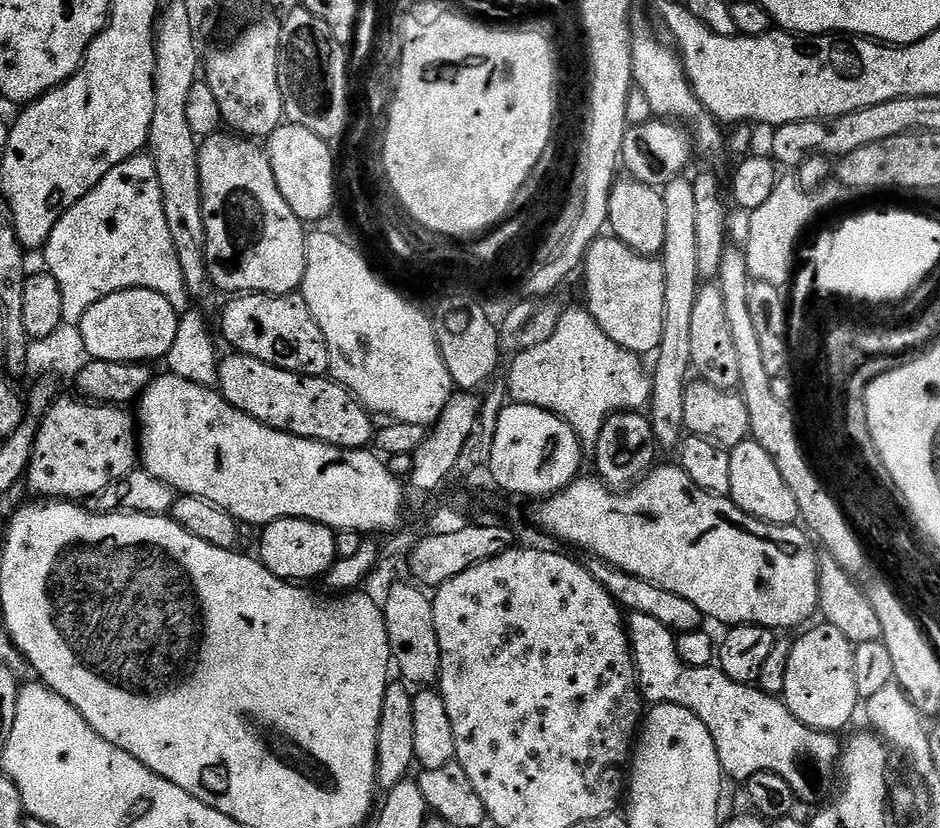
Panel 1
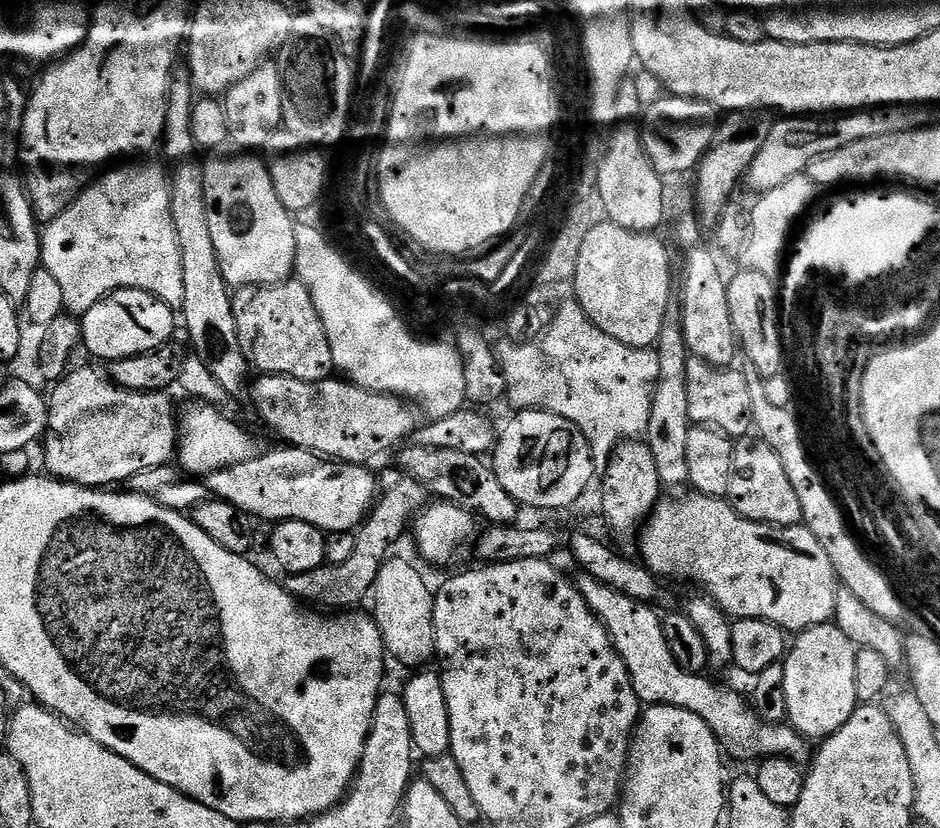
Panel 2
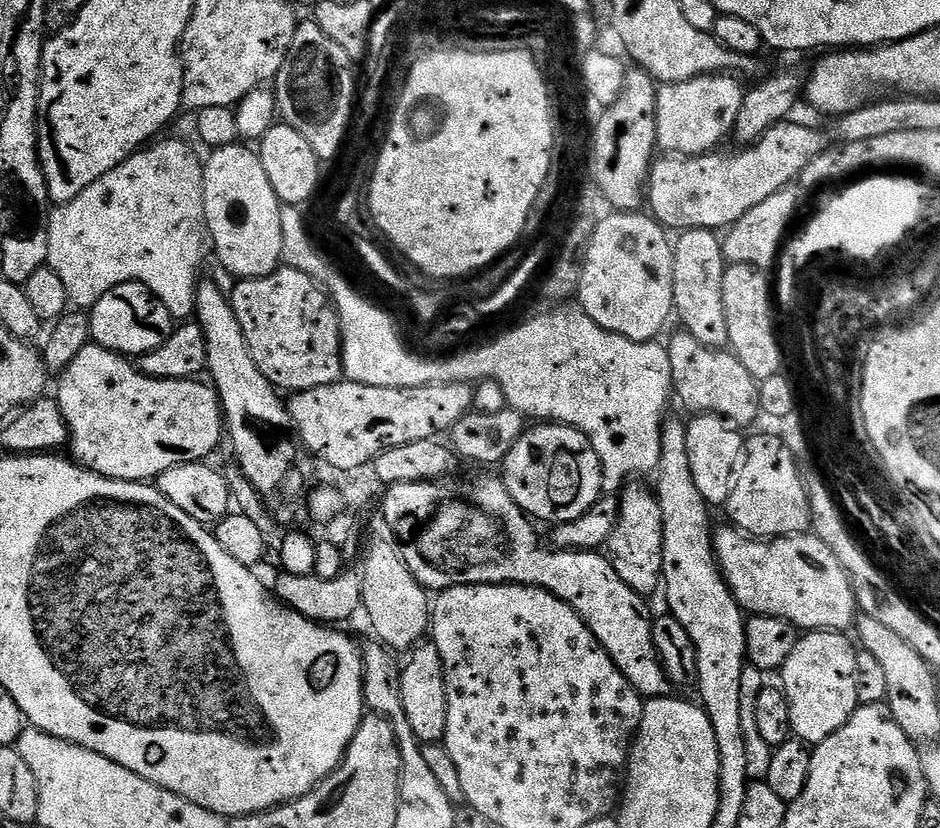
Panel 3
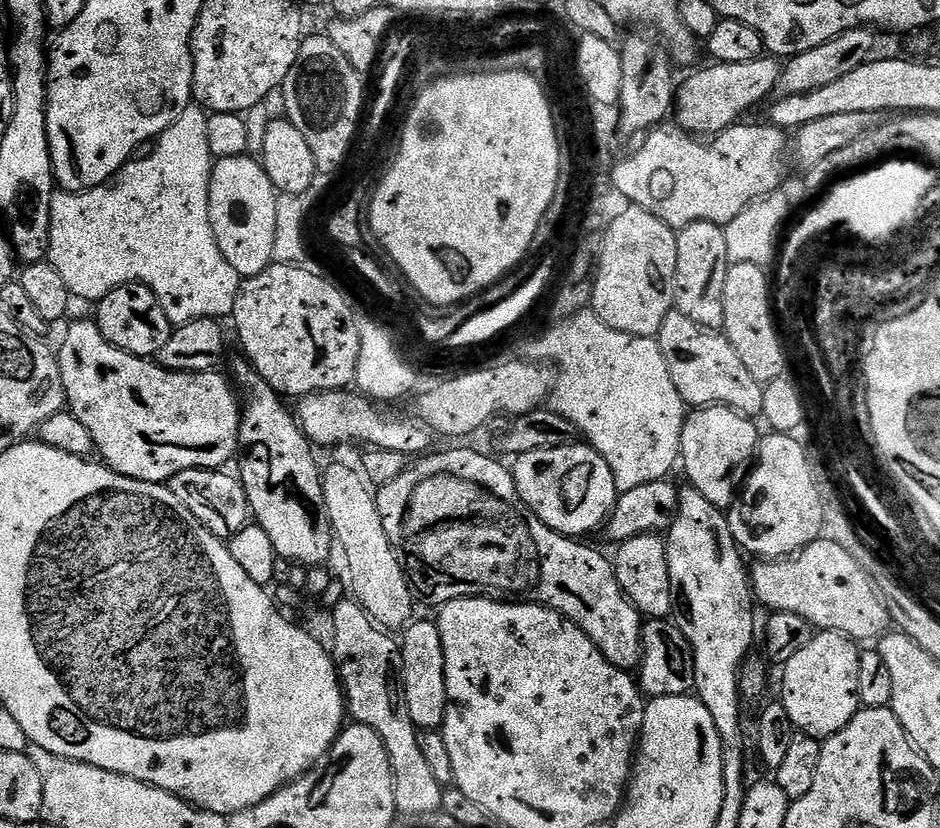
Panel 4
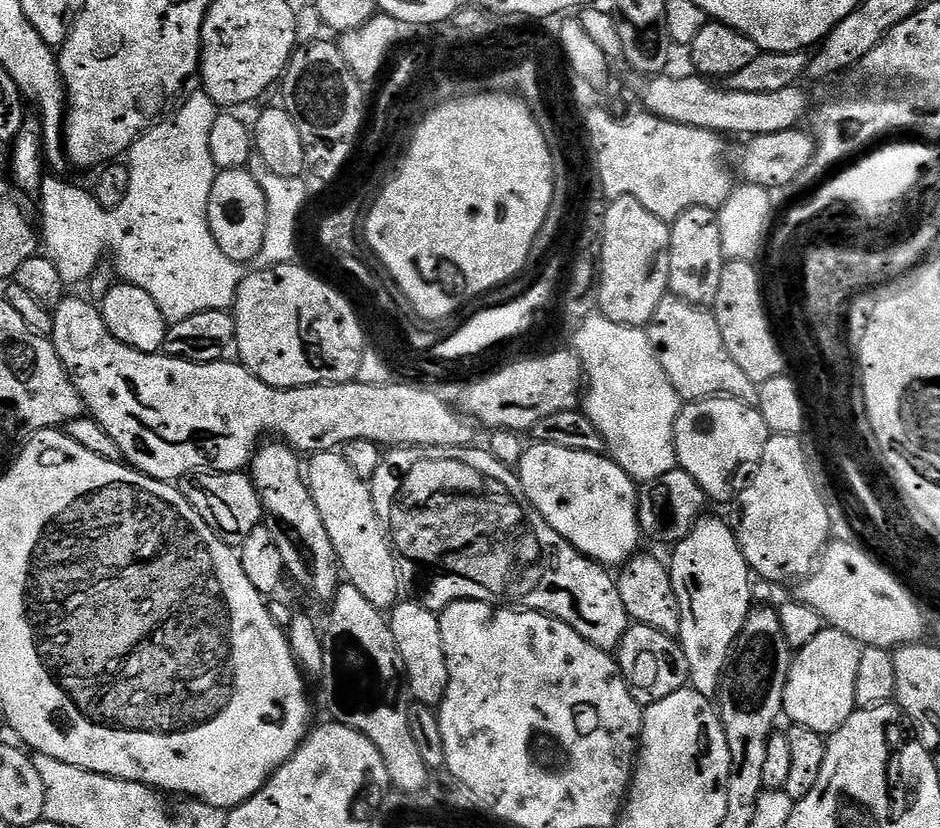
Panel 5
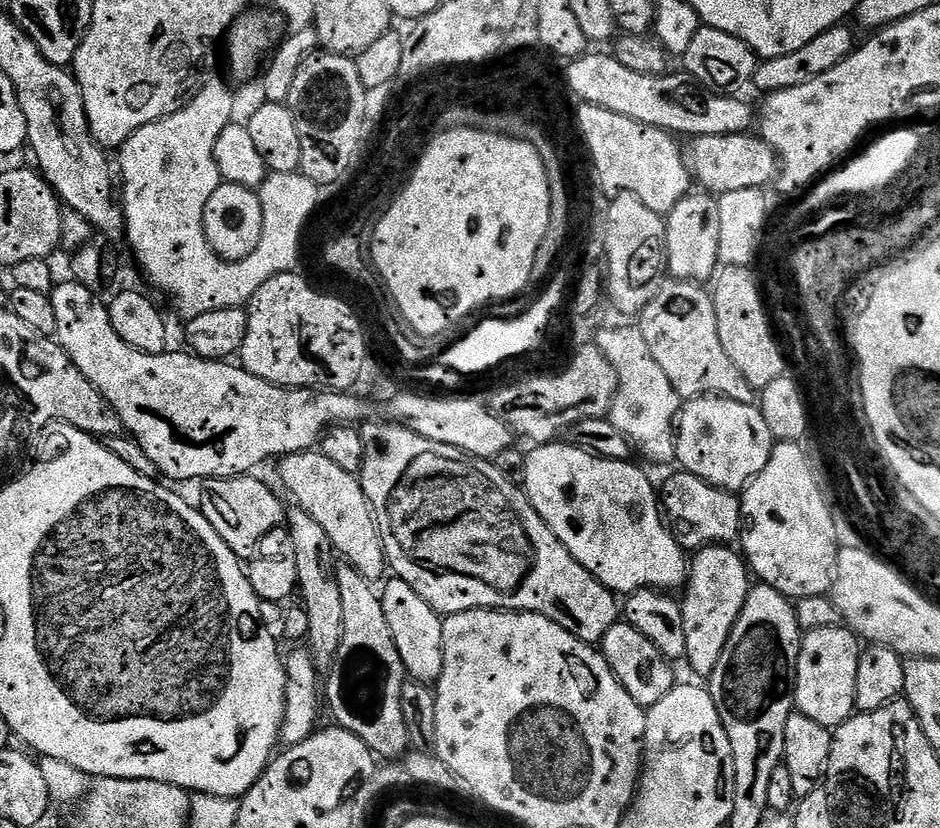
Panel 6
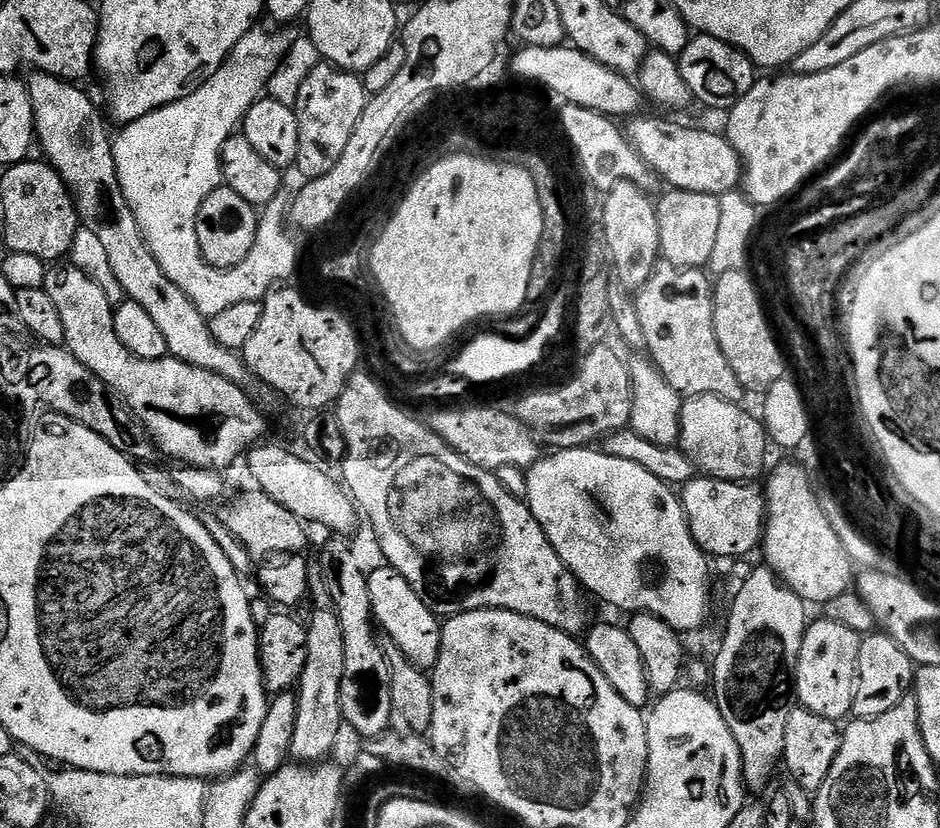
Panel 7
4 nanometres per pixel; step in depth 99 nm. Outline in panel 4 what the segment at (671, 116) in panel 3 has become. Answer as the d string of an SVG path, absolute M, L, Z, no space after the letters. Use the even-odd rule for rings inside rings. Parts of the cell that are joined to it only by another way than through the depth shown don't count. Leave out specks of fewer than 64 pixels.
M765 54L754 62L709 63L709 68L679 81L674 92L674 120L683 131L700 138L711 138L737 123L755 104L760 104L776 89L782 67L779 59Z

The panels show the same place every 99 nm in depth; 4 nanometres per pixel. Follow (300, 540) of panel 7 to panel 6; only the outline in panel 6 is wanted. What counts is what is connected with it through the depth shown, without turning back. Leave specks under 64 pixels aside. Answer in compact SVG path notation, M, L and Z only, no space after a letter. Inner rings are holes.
M256 474L205 479L198 497L198 507L200 513L210 522L210 526L214 526L216 533L237 554L255 552L256 543L266 538L270 530L281 527L286 520L286 507L284 508L283 502Z

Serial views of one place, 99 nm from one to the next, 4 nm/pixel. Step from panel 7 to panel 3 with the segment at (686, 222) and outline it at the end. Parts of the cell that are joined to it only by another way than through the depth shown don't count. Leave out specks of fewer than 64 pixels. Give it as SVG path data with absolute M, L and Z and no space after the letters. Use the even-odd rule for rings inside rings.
M689 228L675 237L674 312L684 319L683 331L689 332L702 346L721 350L729 347L726 306L722 306L722 278L726 261L721 237L711 228Z

